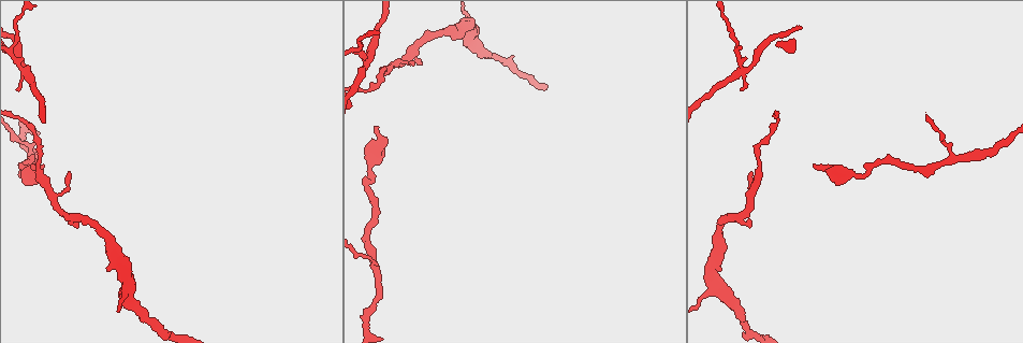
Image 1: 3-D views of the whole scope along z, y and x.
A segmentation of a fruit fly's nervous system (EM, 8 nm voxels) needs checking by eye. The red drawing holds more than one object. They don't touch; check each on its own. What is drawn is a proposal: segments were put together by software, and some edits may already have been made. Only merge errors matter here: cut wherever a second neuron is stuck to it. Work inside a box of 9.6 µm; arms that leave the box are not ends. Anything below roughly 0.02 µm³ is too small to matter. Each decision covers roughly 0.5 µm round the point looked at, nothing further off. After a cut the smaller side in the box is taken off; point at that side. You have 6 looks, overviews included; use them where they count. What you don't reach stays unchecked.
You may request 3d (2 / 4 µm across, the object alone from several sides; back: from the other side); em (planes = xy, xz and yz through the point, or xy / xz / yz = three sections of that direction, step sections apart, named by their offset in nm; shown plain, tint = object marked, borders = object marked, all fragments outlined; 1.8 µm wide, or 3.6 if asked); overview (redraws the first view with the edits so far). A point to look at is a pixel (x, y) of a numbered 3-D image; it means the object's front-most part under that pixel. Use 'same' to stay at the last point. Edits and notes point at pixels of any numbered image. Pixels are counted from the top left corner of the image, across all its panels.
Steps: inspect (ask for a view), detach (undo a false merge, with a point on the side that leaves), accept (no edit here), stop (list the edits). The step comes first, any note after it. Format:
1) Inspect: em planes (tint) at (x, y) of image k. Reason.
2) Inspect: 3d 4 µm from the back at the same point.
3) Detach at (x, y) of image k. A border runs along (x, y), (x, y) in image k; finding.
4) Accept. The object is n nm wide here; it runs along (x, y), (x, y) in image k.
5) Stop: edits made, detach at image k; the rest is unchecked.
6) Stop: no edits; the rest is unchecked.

Inspect: em xz step 16 (tint) at (385, 71) of image 1. A narrow waist.

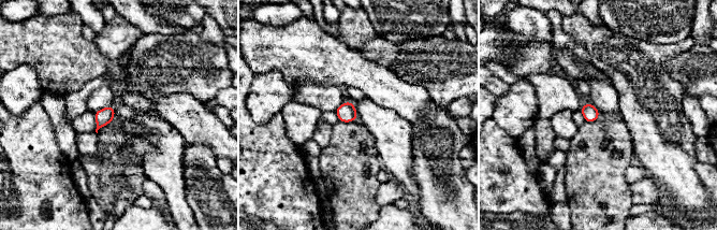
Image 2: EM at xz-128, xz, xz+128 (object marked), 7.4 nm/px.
Inspect: em planes (tint) at the same point.

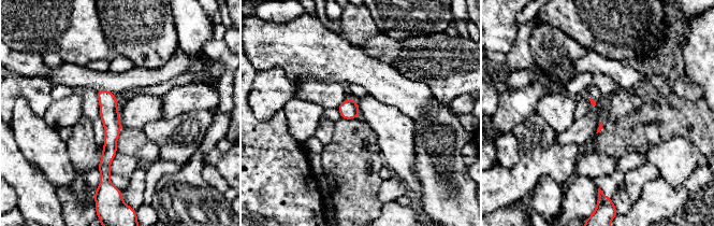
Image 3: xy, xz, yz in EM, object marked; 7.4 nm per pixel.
Accept. Continuous, no second neuron.

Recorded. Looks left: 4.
Inspect: em planes (borders) at (744, 67) of image 1. Side arm on a straight run.

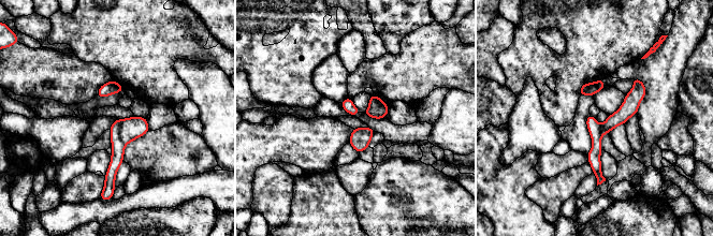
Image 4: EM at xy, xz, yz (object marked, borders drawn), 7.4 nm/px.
Detach at (130, 129) of image 4. The part that leaves runs along (636, 80), (637, 94), (605, 131) in image 4; two neurons meet here.

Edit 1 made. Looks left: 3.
Inspect: 3d 2 µm at (864, 178) of image 1. Sudden change in width.

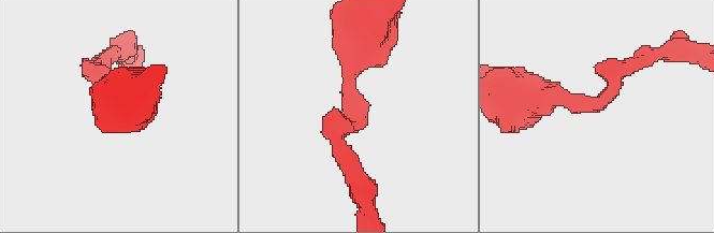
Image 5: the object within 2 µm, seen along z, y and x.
Inspect: em planes (borders) at (347, 105) of image 5.

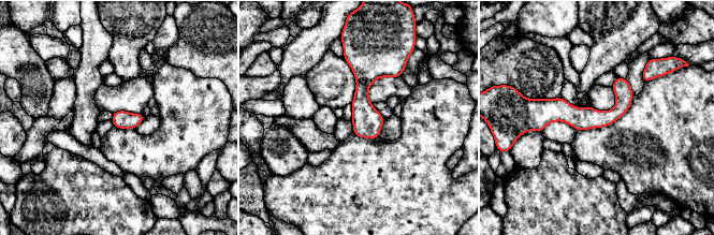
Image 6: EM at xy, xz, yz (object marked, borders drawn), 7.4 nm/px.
Accept. The object is 130 nm wide here; it runs along (628, 87), (609, 117), (535, 115) in image 6; continuous, no second neuron.

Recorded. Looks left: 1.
Stop: edits made, detach at image 4; the rest is unchecked.

